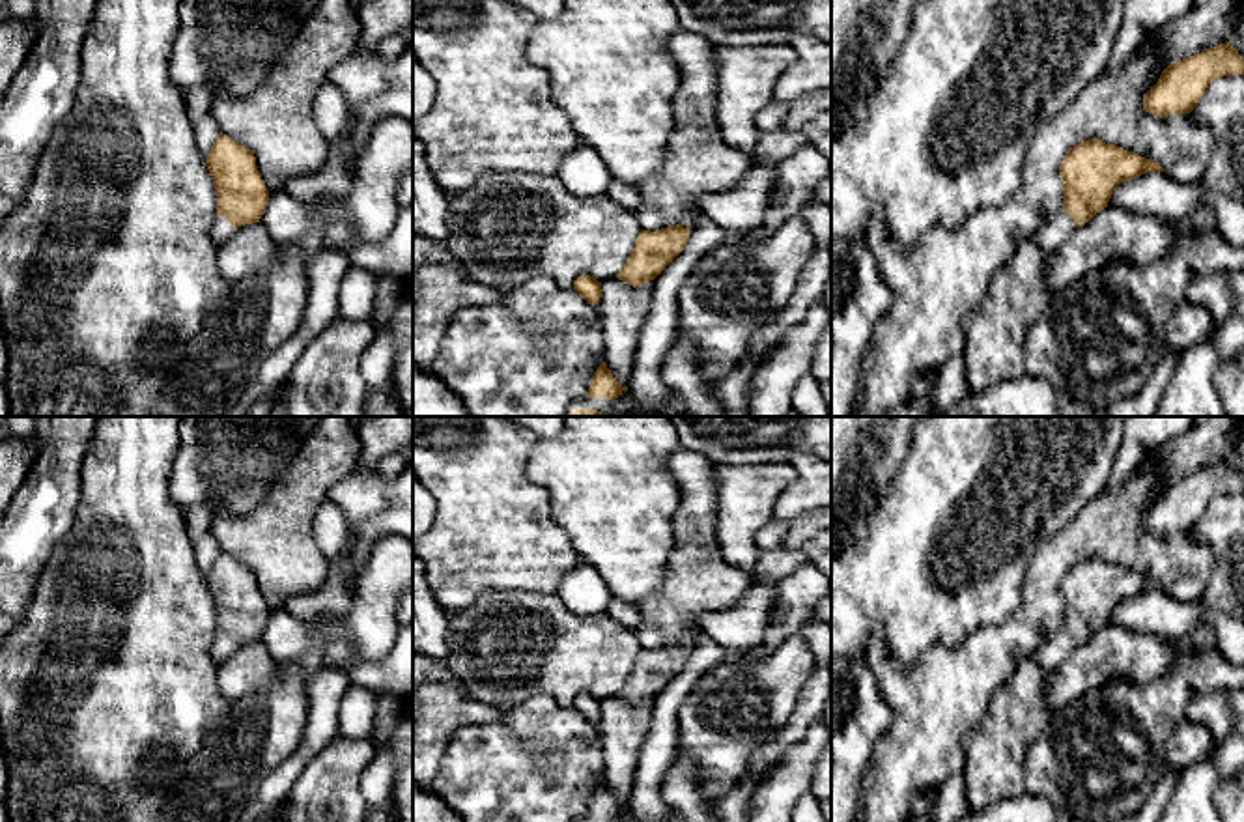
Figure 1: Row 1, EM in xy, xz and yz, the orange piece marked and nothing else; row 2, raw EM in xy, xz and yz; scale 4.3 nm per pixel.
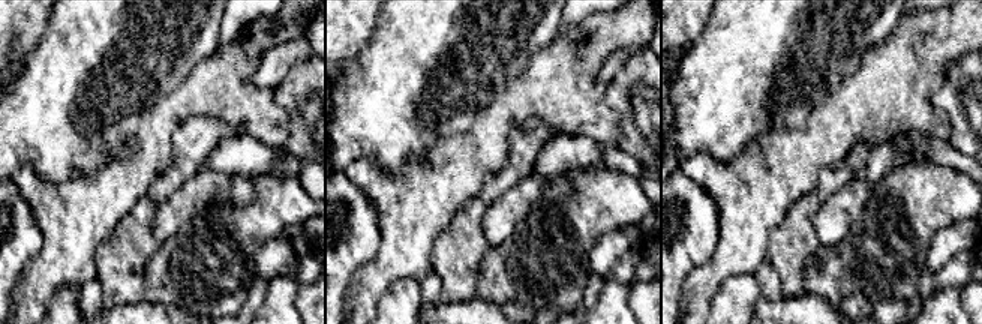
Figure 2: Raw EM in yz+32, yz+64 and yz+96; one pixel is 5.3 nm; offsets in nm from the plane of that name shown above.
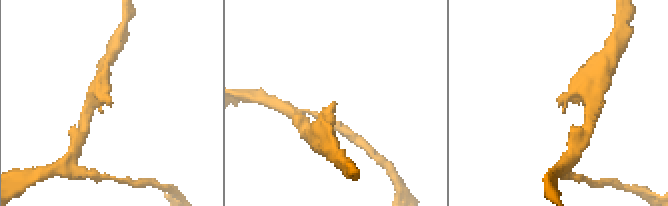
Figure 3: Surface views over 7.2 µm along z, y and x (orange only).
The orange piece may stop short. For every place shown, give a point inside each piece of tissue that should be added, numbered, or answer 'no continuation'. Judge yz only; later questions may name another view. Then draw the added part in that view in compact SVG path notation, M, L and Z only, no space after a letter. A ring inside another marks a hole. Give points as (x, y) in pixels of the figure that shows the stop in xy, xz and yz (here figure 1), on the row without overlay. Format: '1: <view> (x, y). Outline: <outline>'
1: yz (1054, 651). Outline: M1059 628L1053 635L1044 639L1039 648L1031 654L1031 658L1044 669L1053 671L1061 663L1065 663L1072 652L1076 650L1076 641Z

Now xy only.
1: xy (221, 649). Outline: M215 635L213 643L211 643L211 658L217 663L222 663L224 659L228 659L241 645L232 645L226 641L224 635Z

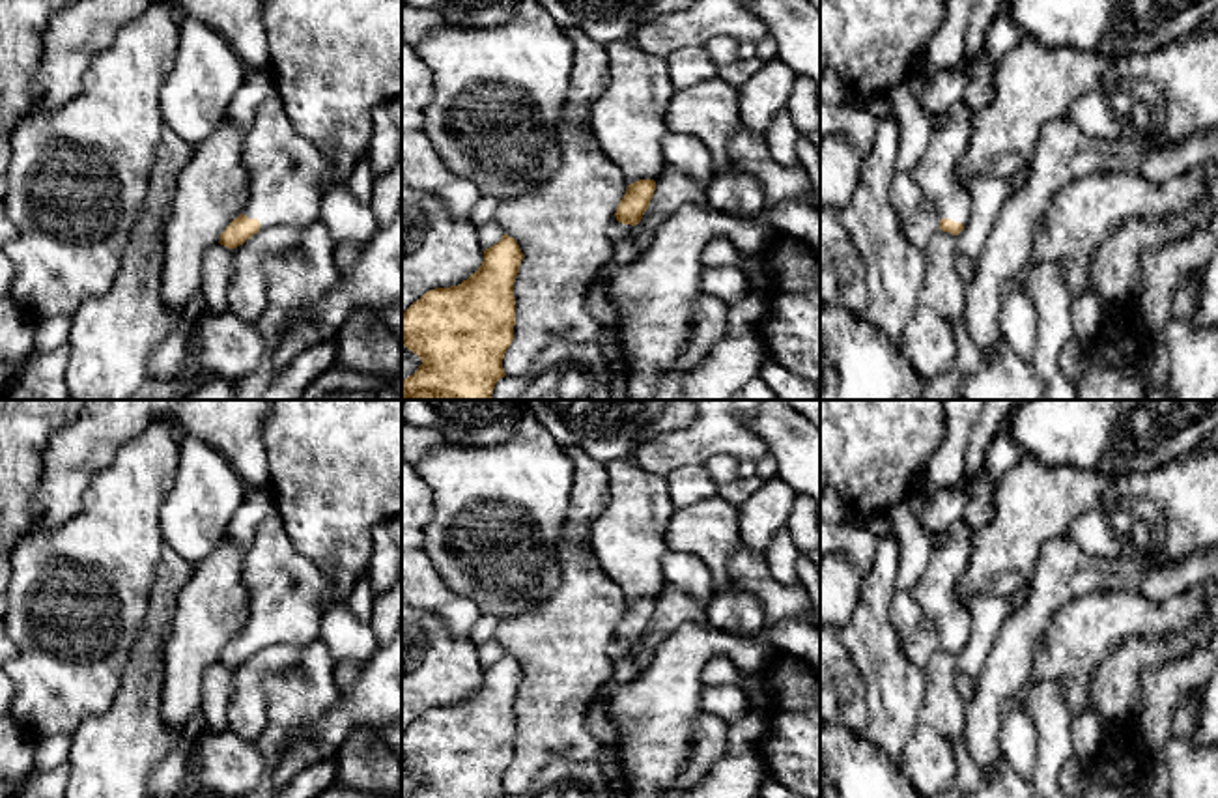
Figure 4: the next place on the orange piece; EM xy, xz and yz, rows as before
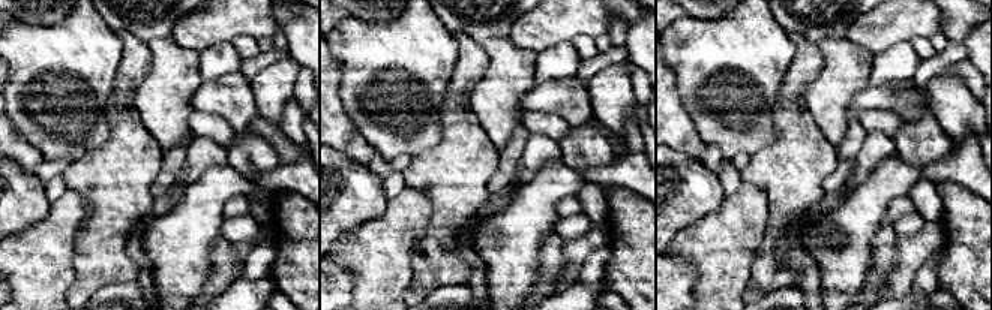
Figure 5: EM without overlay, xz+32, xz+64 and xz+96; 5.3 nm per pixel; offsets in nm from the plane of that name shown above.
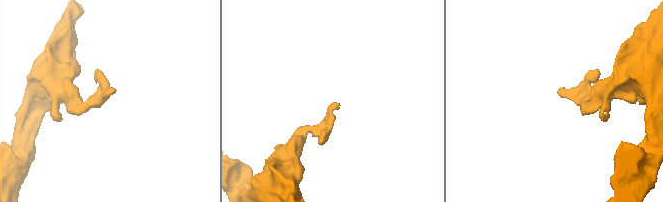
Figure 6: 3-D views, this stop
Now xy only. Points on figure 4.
1: xy (284, 589). Outline: M275 508L256 527L241 574L250 602L241 632L258 637L260 648L303 648L319 639L321 600L331 592L331 581L295 549Z

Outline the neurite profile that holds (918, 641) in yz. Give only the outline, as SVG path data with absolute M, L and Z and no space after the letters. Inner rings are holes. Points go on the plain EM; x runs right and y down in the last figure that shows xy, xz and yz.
M895 592L889 606L889 620L906 660L923 669L940 648L940 637L934 634L912 592Z

